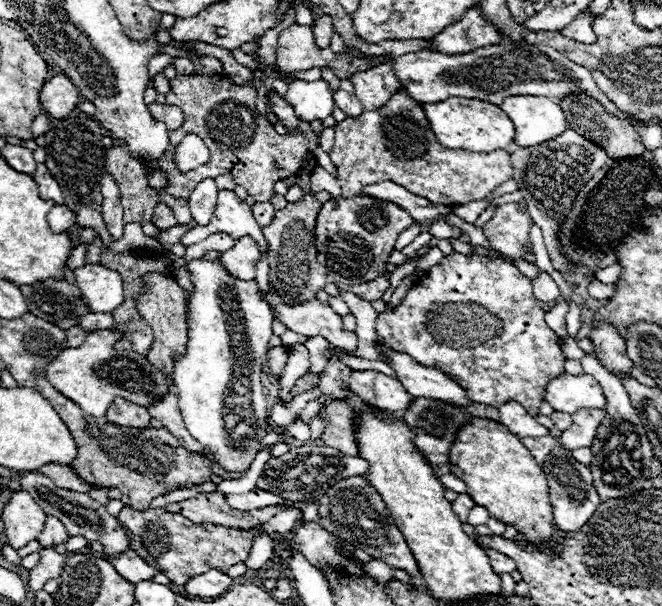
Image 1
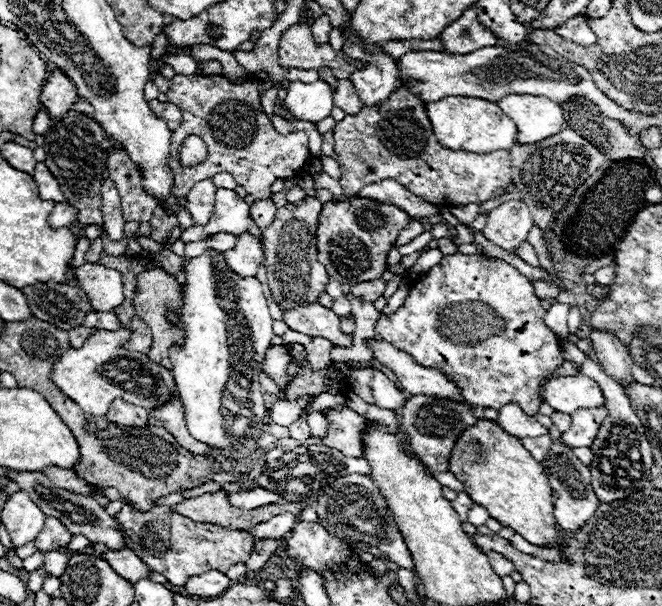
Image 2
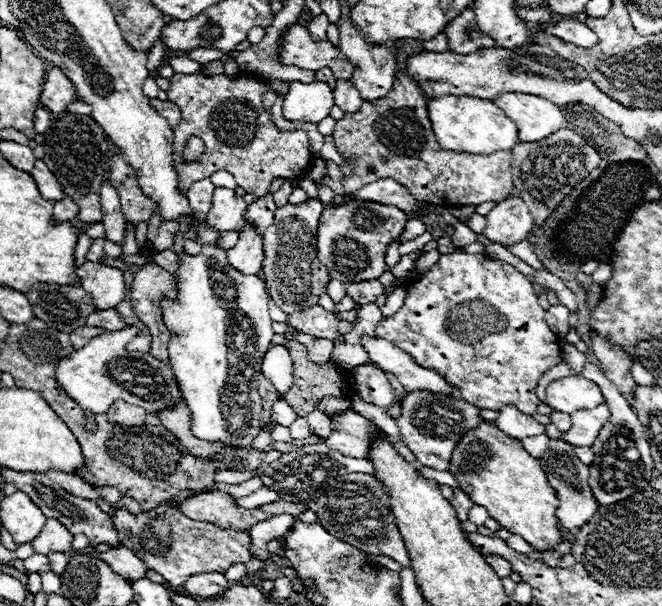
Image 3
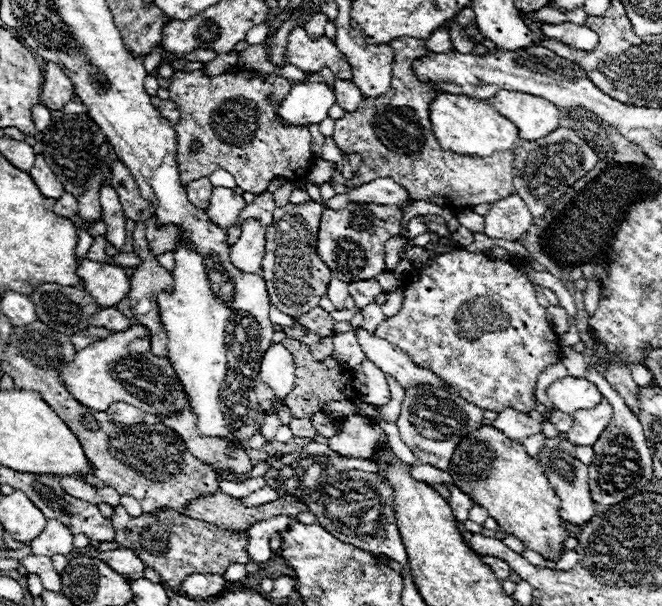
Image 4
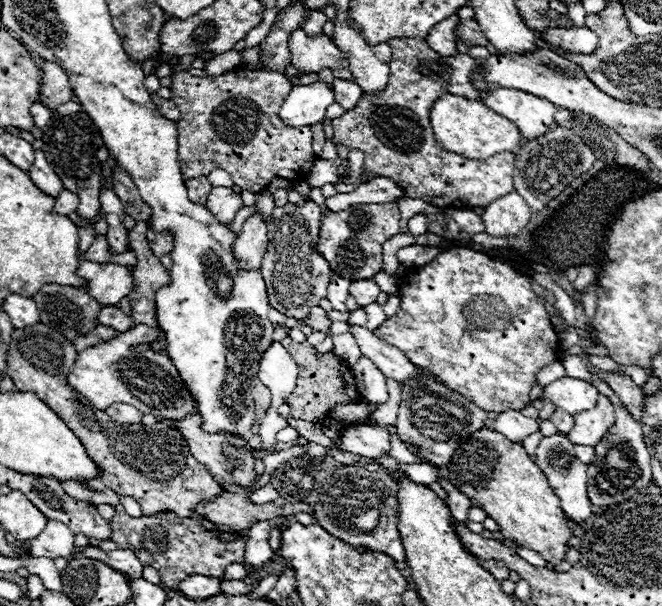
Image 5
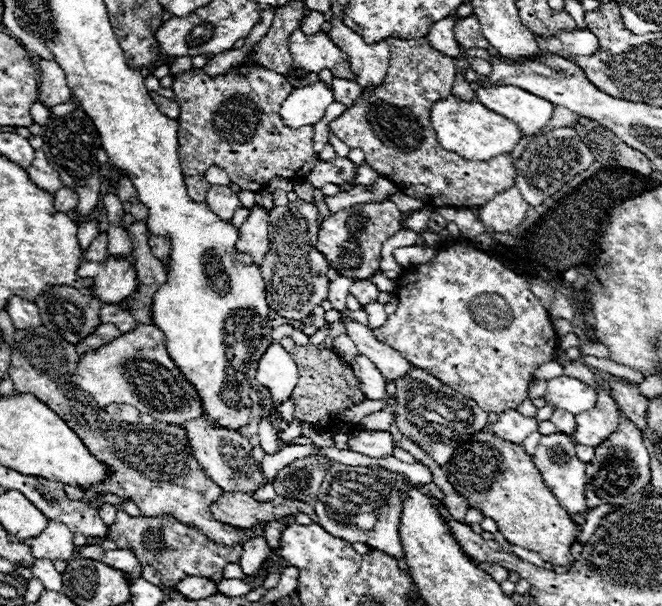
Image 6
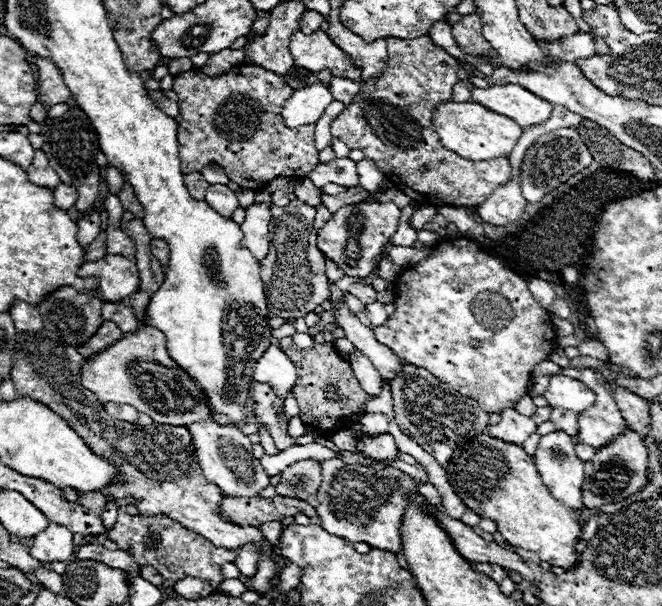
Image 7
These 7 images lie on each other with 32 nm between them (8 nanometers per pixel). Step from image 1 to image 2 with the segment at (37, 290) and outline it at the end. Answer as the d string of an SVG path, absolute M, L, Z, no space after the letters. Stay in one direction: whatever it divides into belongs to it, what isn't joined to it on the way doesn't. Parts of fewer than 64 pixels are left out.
M36 282L24 290L30 312L60 330L70 330L82 324L82 318L90 314L90 302L78 286L60 282Z

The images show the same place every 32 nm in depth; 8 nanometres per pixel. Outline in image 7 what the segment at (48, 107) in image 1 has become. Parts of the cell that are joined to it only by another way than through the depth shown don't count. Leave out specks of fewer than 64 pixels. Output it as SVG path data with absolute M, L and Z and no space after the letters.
M36 58L36 68L38 68L38 102L42 102L44 106L68 102L72 94L64 84L58 66L46 58Z

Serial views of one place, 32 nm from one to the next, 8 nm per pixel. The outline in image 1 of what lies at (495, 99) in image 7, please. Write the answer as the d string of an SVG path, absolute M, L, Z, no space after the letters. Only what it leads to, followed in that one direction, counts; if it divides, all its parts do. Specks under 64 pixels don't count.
M508 96L500 108L514 122L514 144L520 148L538 146L568 128L564 110L546 96Z

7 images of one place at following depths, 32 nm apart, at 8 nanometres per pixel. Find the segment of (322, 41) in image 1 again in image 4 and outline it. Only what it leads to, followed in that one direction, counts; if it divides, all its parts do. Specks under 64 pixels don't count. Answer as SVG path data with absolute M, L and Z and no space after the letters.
M320 12L320 14L312 14L312 18L304 24L304 28L312 38L320 38L320 36L324 36L326 24L328 24L328 18L326 18L326 14Z

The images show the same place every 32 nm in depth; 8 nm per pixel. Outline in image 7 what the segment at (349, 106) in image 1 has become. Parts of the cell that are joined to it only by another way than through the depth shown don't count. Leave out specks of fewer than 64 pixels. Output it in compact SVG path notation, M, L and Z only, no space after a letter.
M334 76L330 82L330 92L334 94L334 100L340 100L348 106L354 102L354 96L360 92L360 84L354 80L348 80L348 78Z

